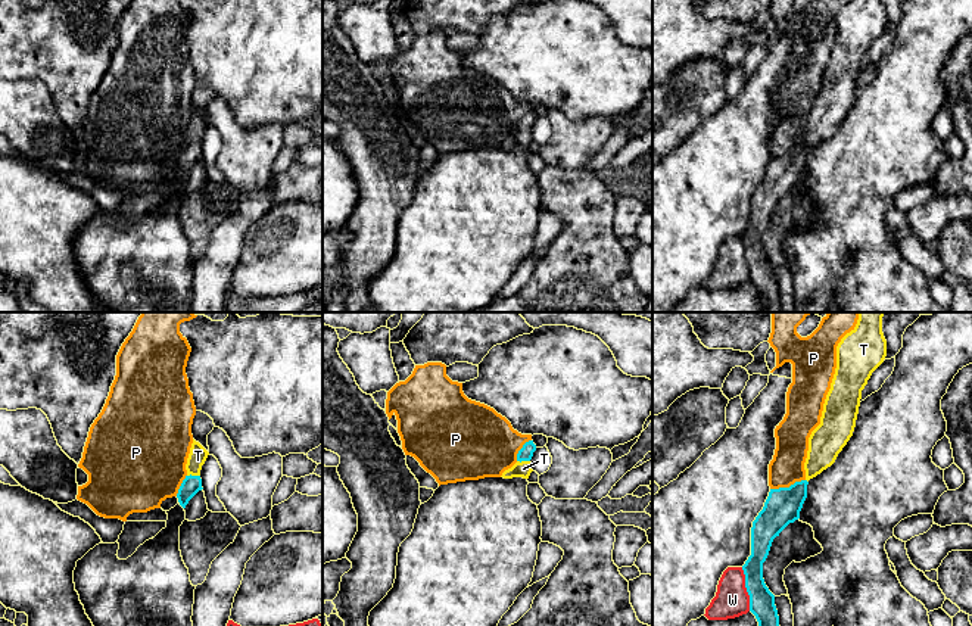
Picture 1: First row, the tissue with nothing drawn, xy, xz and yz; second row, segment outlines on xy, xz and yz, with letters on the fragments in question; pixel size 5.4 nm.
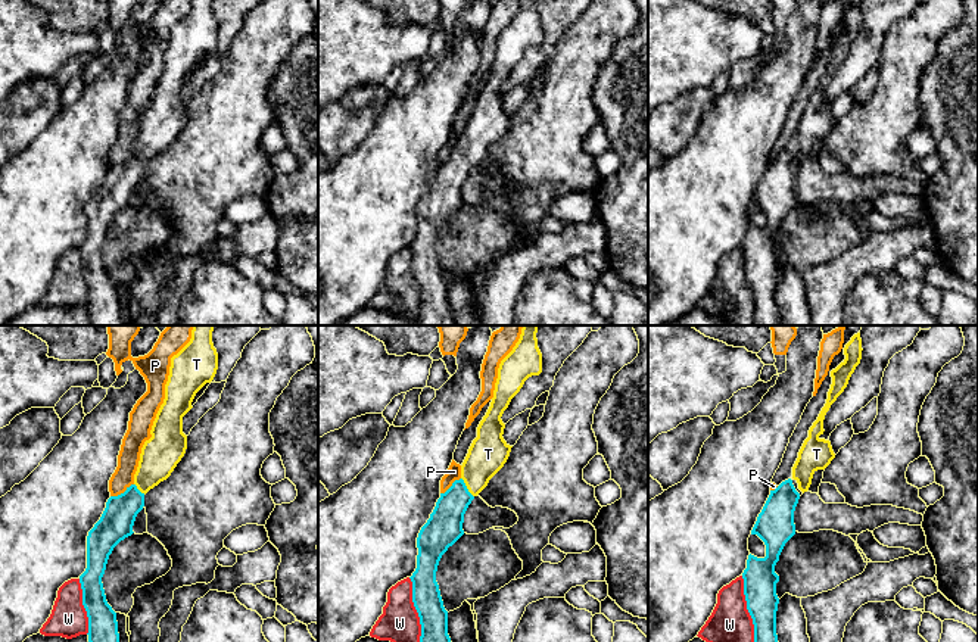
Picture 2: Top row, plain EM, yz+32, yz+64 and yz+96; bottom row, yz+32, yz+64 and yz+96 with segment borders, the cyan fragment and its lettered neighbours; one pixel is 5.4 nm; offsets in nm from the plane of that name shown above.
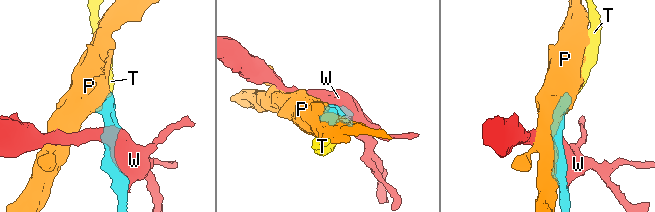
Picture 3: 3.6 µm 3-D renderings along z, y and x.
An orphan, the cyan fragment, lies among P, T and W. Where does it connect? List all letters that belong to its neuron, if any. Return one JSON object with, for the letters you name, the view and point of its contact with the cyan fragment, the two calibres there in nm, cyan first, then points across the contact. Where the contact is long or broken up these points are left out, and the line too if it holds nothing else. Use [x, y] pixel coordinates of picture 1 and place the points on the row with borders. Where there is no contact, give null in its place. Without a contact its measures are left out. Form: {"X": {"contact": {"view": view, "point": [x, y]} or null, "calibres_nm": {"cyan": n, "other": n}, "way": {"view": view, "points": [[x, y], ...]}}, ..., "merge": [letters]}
{"T": {"contact": {"view": "xy", "point": [193, 476]}, "calibres_nm": {"cyan": 100, "other": 100}, "way": {"view": "xy", "points": [[192, 485], [193, 476], [193, 464], [198, 455]]}}, "merge": ["T"]}

